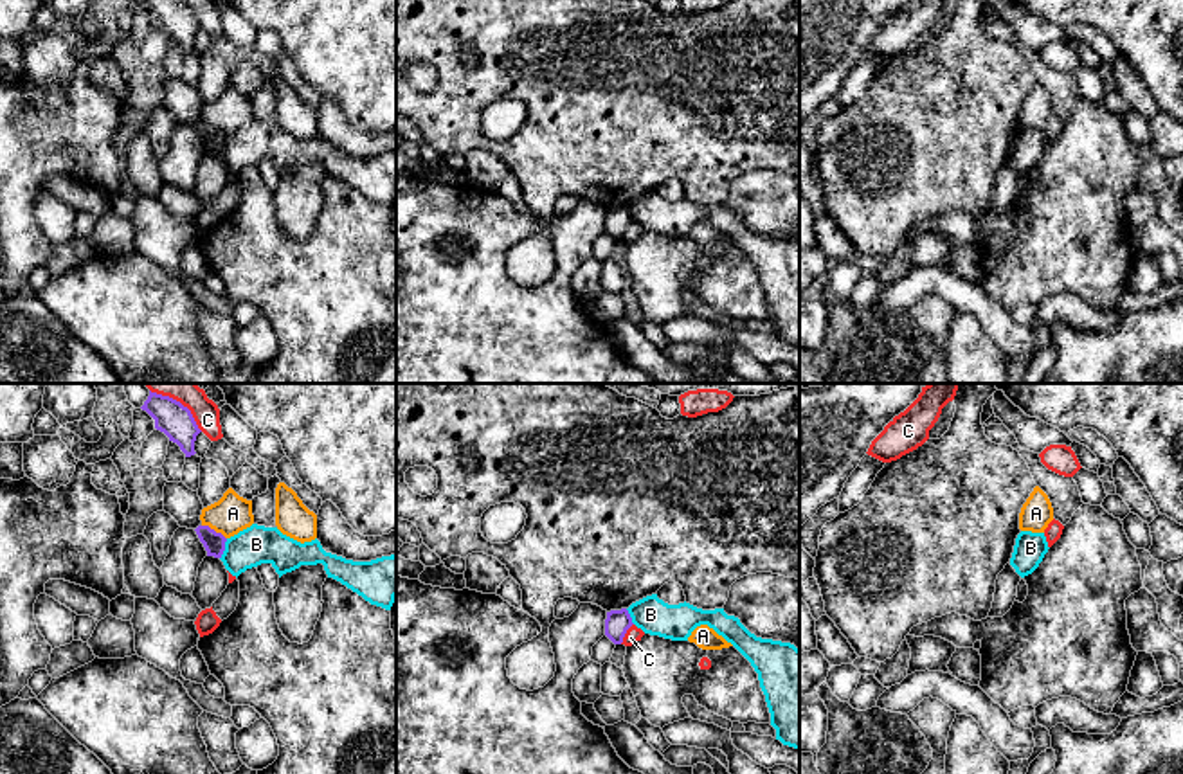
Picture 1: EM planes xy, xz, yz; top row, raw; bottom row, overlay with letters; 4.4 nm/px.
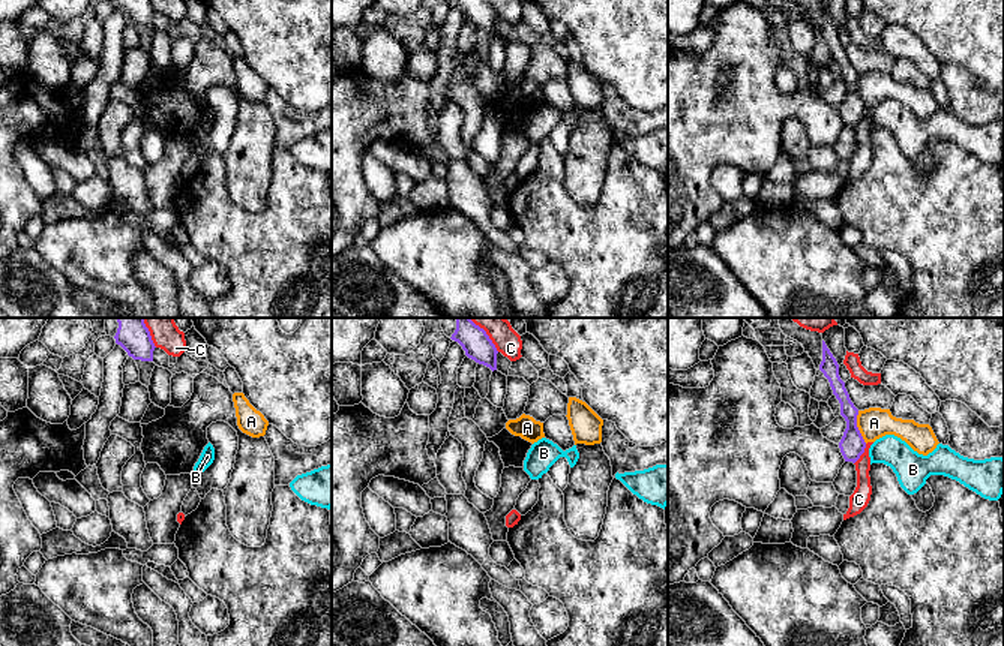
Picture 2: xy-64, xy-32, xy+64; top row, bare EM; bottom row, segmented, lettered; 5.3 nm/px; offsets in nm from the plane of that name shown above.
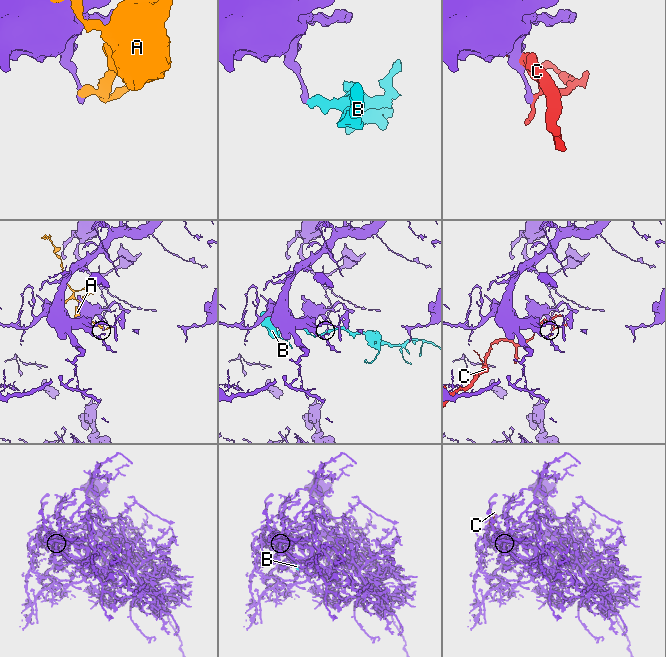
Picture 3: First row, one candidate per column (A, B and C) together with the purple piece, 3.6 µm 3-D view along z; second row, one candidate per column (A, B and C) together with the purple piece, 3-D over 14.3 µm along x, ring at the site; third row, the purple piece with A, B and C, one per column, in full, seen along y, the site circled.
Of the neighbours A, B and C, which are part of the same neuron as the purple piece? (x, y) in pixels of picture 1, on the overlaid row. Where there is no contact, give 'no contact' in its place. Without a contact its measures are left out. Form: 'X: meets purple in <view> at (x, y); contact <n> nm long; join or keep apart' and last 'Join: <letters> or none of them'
A: meets purple in xy at (213, 530); contact 130 nm long; keep apart
B: meets purple in xy at (224, 549); contact 100 nm long; keep apart
C: meets purple in xz at (625, 632); contact 110 nm long; keep apart
Join: none of them

